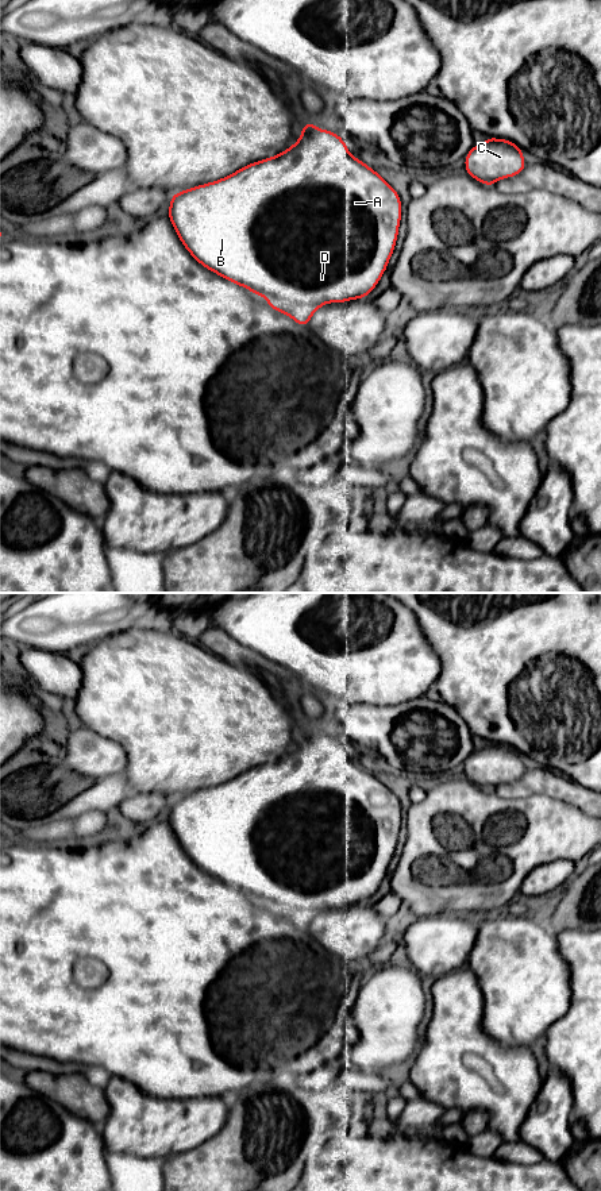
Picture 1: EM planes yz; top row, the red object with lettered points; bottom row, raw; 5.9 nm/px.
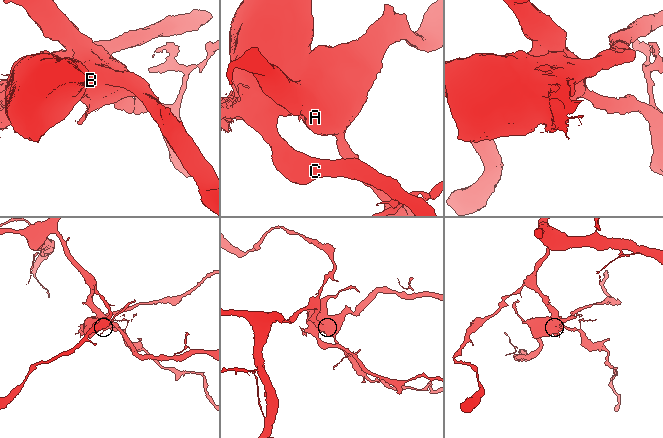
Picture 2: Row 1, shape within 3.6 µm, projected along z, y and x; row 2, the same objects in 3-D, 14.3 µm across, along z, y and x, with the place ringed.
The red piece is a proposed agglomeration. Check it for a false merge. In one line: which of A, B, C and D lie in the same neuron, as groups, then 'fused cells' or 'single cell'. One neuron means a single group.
A B D / C | fused cells

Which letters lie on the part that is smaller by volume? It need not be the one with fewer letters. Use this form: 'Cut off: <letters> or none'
Cut off: C

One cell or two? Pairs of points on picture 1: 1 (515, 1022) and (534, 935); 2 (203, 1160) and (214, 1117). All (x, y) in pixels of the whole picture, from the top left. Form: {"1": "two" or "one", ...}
{"1": "one", "2": "two"}

